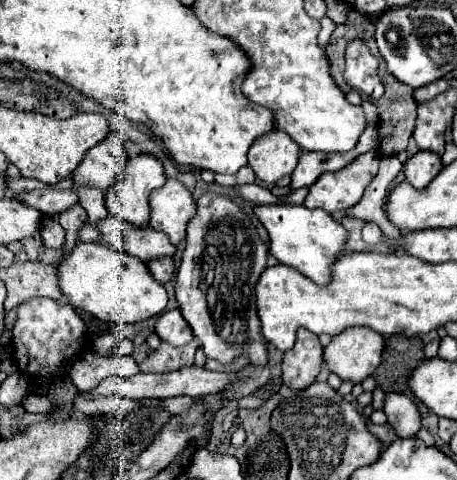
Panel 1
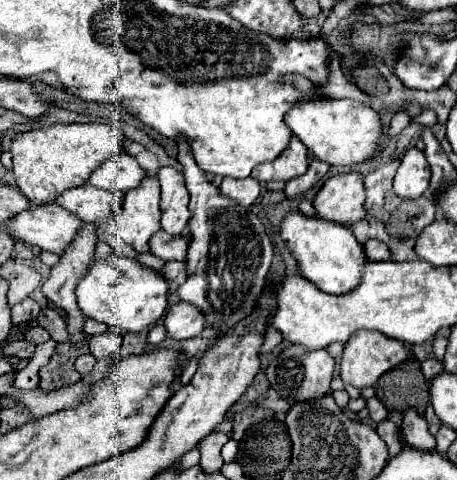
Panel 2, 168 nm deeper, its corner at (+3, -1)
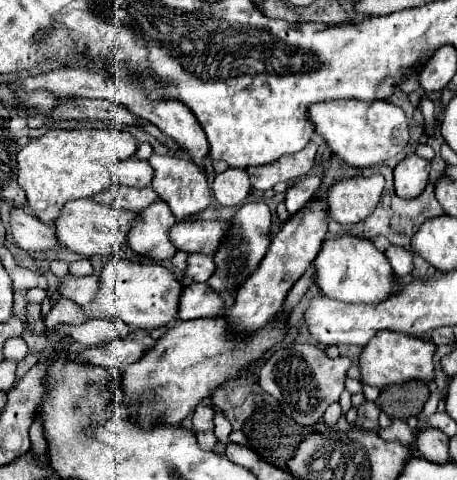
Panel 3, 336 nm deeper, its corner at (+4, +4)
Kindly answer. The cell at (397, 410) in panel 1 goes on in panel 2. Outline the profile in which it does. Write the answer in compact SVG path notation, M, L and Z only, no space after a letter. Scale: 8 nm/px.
M412 408L402 412L400 432L402 432L406 444L410 444L414 448L420 448L420 450L434 450L436 448L436 440L428 432L428 422Z

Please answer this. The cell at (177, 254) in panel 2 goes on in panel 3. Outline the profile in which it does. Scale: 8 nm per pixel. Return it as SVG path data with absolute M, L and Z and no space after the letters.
M195 221L177 223L171 239L179 251L213 255L229 235L229 221Z

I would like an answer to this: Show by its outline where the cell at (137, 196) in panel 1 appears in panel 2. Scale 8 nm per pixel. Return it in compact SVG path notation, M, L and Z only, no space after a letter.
M144 176L138 188L126 192L122 212L112 218L118 236L136 252L148 252L150 236L160 230L158 188L156 176Z

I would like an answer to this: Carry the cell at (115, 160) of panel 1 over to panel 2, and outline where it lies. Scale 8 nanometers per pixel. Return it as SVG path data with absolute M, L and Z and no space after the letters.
M120 150L116 156L110 156L104 160L88 178L86 184L98 186L110 192L128 192L130 188L136 188L146 172L140 170L134 156Z

